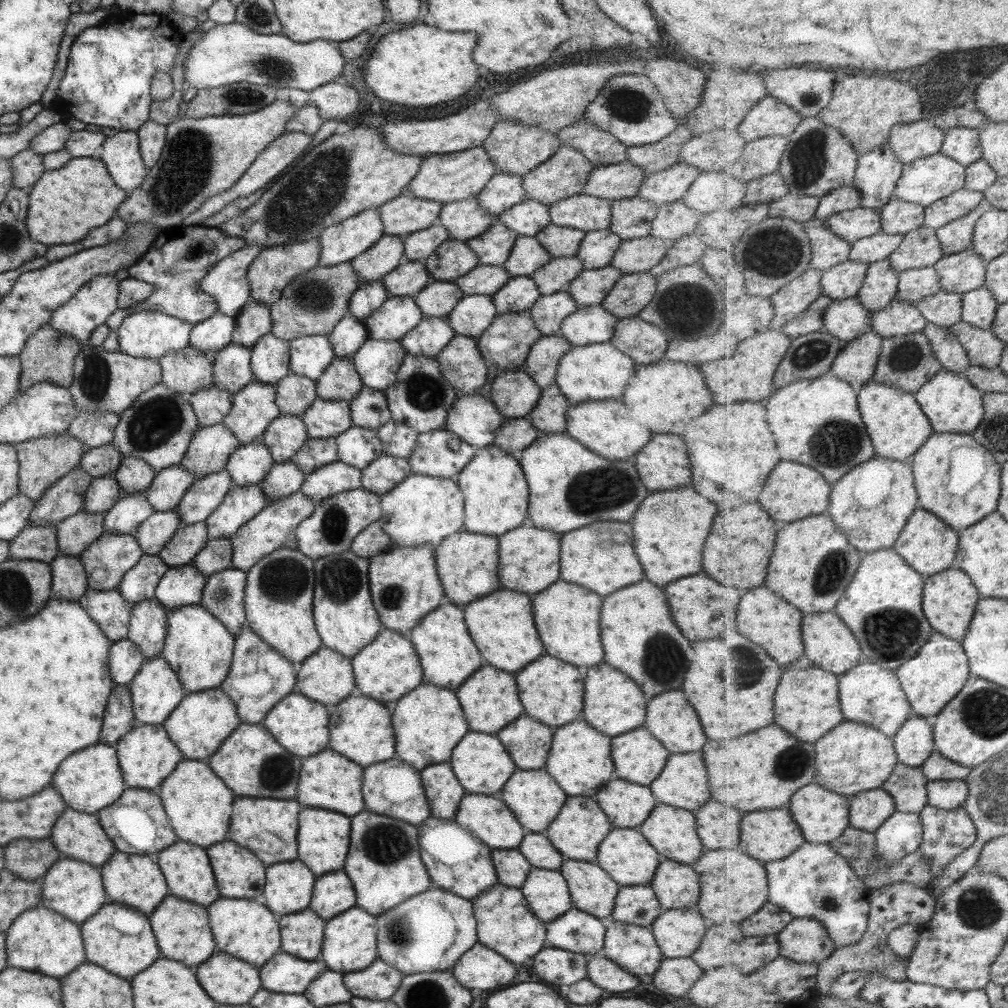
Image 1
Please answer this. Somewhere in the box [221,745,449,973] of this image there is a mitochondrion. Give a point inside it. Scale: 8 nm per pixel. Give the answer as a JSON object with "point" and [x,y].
{"point":[394,844]}

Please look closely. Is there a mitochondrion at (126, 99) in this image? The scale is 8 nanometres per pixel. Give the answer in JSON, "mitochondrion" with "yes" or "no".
{"mitochondrion":"no"}

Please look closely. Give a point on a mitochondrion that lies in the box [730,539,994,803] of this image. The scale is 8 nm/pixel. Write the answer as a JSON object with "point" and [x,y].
{"point":[909,626]}

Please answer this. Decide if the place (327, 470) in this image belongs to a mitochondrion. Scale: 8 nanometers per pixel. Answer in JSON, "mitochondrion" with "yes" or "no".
{"mitochondrion":"no"}

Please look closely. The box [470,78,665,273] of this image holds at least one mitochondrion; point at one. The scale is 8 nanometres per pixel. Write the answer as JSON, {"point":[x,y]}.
{"point":[630,105]}

